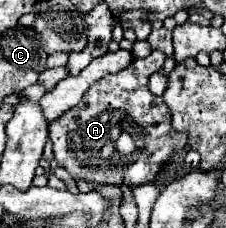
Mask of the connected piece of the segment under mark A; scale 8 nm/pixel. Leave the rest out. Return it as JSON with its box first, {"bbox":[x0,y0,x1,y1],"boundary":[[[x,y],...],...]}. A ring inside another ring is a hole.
{"bbox":[48,51,186,187],"boundary":[[[152,51],[144,59],[134,59],[126,69],[96,81],[84,93],[80,105],[50,123],[48,129],[54,157],[74,179],[110,185],[126,183],[128,187],[154,183],[172,155],[184,149],[186,133],[174,131],[168,105],[162,97],[148,91],[148,79],[162,69],[164,59],[166,55],[162,51]],[[122,121],[128,123],[126,135],[120,127]],[[122,141],[128,141],[126,149],[122,147]]]}

